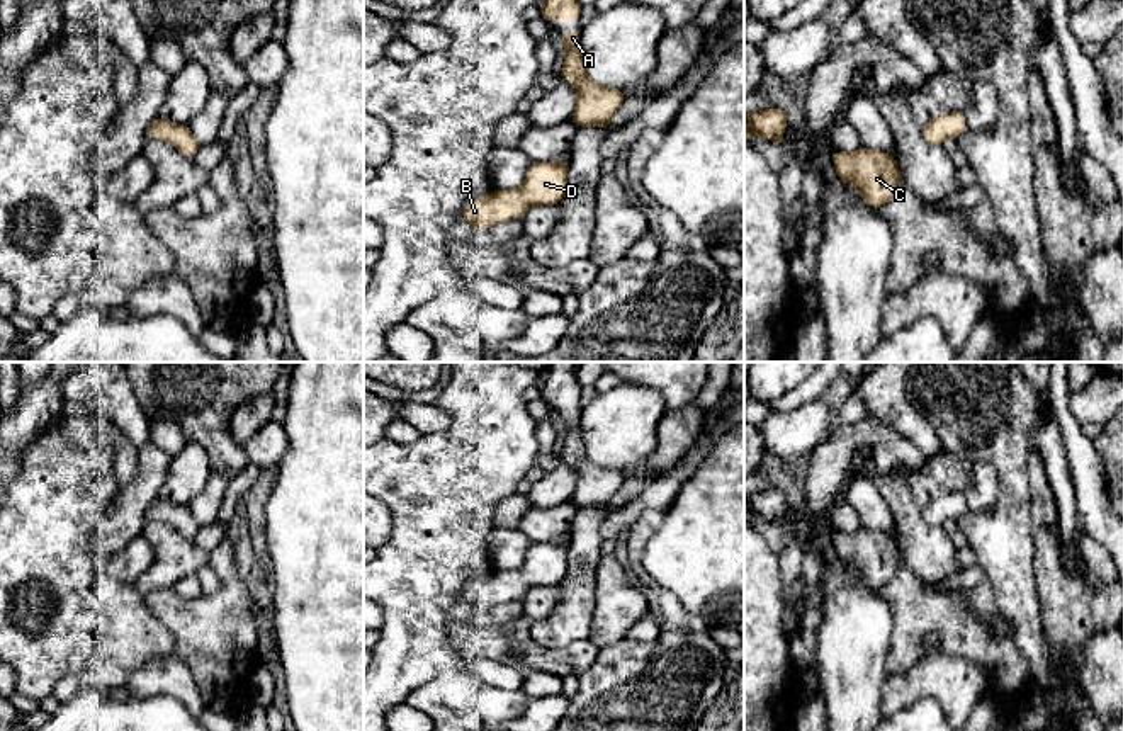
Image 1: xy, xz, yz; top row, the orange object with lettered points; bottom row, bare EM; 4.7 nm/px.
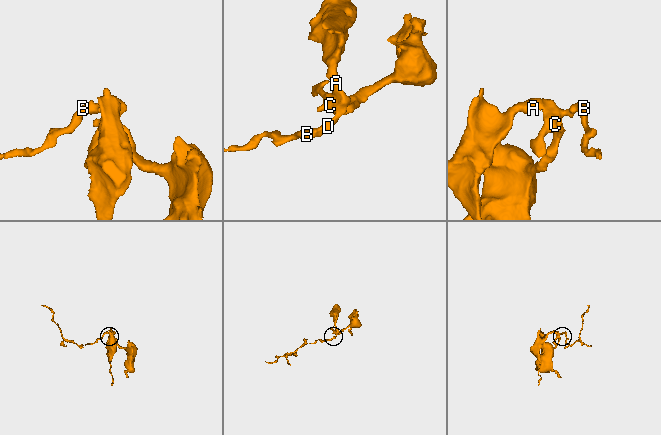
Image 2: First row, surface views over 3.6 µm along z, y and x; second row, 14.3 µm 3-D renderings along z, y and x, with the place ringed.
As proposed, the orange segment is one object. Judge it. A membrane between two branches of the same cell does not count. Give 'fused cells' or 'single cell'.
single cell

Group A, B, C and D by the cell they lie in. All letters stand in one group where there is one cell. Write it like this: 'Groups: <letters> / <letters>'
Groups: A B C D

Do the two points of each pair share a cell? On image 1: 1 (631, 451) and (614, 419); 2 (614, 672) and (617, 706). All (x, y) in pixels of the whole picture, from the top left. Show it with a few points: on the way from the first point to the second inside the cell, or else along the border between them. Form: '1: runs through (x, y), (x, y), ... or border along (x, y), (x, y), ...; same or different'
1: runs through (626, 442), (619, 427); same
2: runs through (617, 680), (617, 697); same

